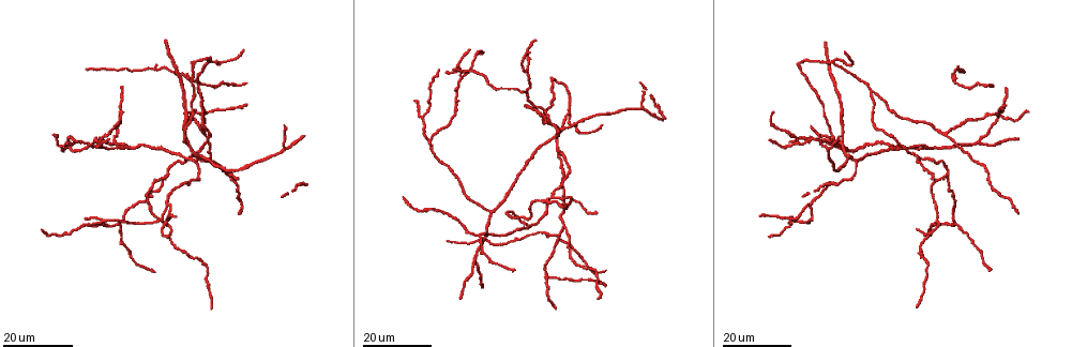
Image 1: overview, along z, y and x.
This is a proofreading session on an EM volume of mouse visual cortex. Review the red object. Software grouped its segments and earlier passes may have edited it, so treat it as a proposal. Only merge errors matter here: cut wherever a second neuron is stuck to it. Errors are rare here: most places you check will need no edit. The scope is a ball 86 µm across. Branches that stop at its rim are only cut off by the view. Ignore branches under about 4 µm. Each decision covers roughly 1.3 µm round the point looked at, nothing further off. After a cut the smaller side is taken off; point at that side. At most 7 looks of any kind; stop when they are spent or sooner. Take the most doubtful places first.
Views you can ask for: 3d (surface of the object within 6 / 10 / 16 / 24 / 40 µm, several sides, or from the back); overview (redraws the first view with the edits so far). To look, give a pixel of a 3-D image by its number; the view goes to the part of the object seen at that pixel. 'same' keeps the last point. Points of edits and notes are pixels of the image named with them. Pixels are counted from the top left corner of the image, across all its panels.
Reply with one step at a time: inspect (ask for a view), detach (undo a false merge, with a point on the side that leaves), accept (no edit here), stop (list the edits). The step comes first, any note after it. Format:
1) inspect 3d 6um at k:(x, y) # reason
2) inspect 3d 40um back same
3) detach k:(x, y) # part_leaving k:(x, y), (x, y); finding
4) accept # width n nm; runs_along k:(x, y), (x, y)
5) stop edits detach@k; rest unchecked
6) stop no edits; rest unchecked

inspect 3d 16um at 1:(789, 218) # two arms at a narrow angle

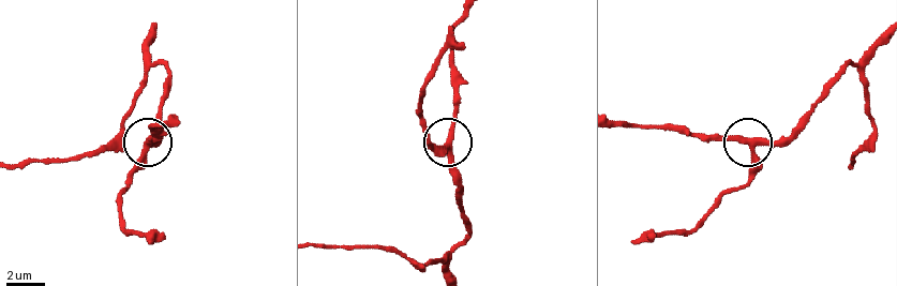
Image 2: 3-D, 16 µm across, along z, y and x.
inspect 3d 10um at 2:(144, 146)

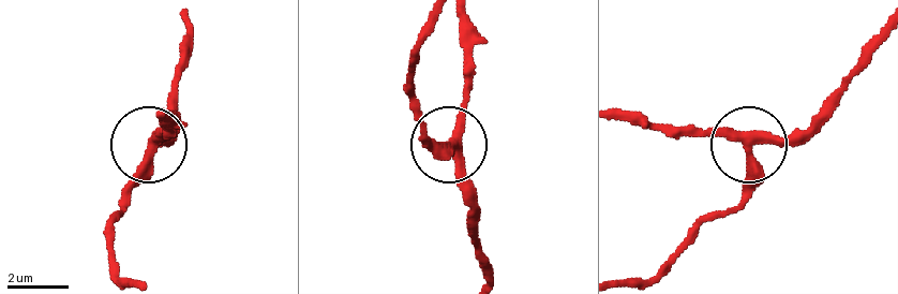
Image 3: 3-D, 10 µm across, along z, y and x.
accept # runs_along 3:(489, 272), (474, 233), (463, 156), (451, 141), (422, 141); one neuron here

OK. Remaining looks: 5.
inspect 3d 16um at 1:(947, 175) # three-way junction

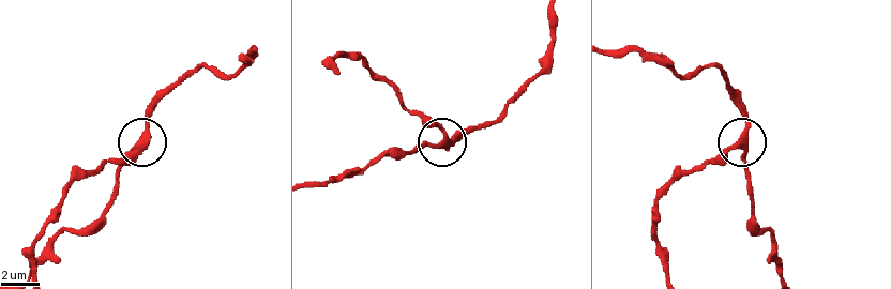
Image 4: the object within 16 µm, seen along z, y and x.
inspect 3d 10um at 4:(440, 142)

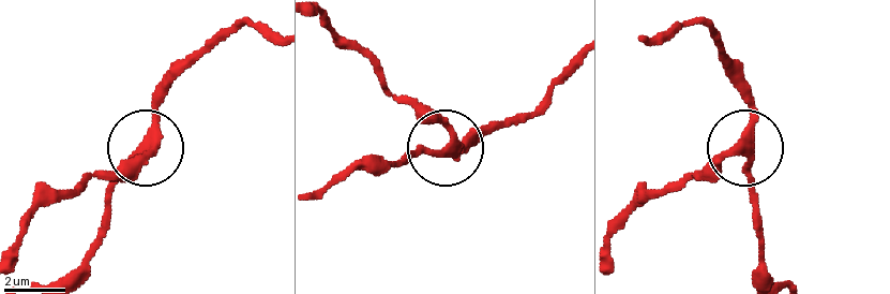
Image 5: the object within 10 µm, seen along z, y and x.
accept # side_arm 53 um; runs_along 5:(272, 38), (242, 23), (226, 30), (172, 84), (106, 205); one neuron here

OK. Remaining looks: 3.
inspect 3d 16um at 1:(199, 156) # four arms meet

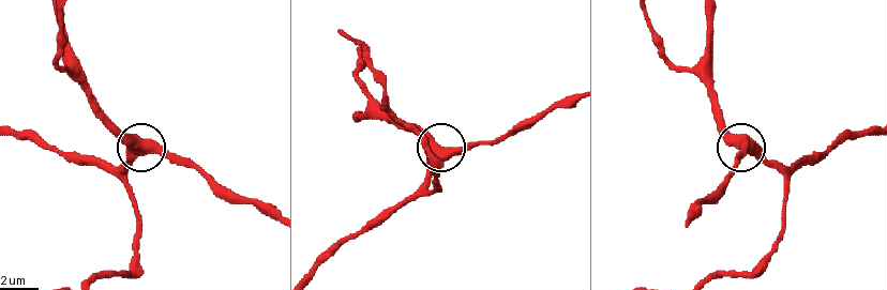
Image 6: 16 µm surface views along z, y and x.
inspect 3d 6um at 6:(750, 149) # zoom in

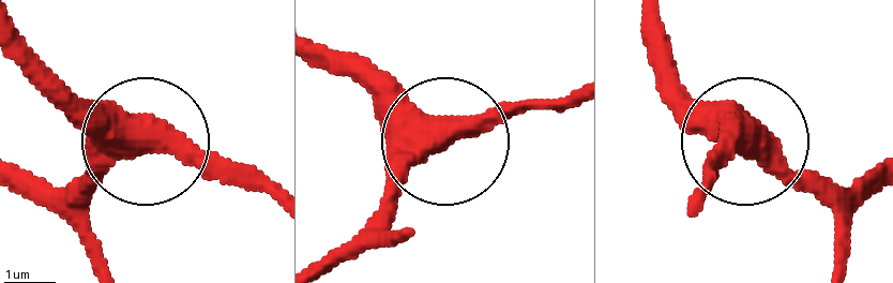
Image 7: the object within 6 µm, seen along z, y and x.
accept # arms 4; runs_along 7:(14, 33), (142, 132), (270, 179); continuous, no second neuron

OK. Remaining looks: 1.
stop no edits; rest unchecked

